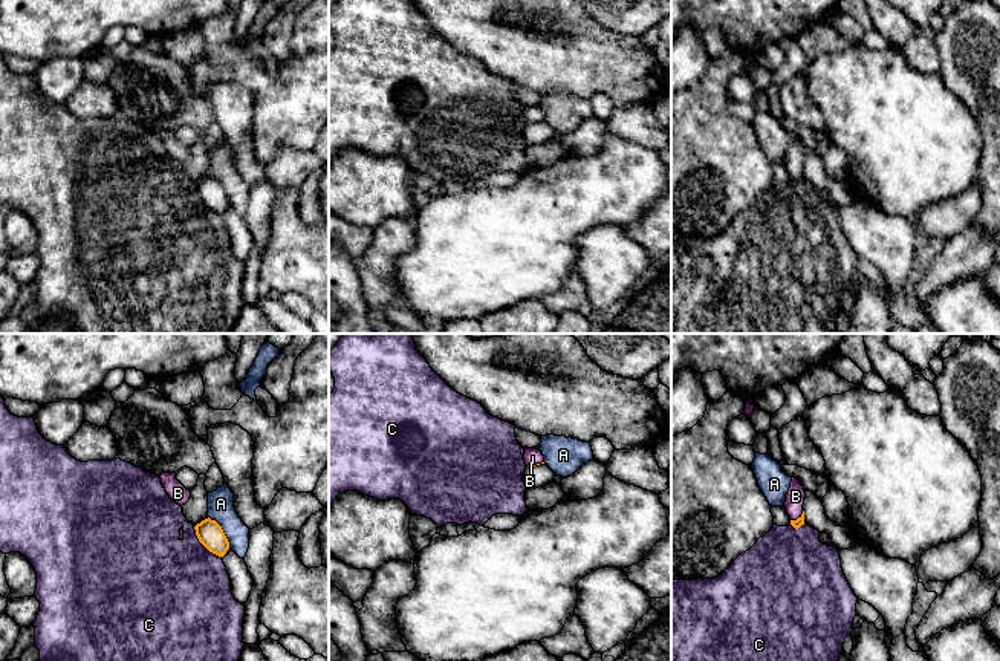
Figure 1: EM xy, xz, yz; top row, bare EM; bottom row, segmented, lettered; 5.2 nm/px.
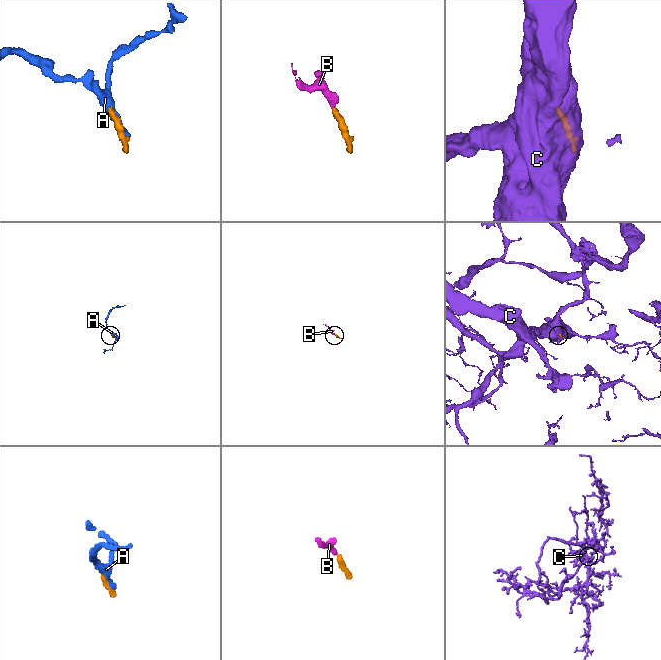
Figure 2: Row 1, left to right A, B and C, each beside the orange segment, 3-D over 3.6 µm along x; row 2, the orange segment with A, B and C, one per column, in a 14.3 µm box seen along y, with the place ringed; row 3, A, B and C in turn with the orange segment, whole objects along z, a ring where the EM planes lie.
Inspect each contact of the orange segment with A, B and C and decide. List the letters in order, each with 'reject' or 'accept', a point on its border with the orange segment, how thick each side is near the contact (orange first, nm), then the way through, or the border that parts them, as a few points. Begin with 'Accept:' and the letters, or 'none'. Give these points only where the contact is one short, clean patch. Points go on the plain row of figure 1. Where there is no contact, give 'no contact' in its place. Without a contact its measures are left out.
Accept: B
A: reject; contact xy (222, 188); calibres 140 and 140 nm
B: accept; contact yz (798, 175); calibres 50 and 100 nm; way yz (800, 178), (798, 175), (795, 153)
C: reject; contact xy (204, 202); calibres 140 and 480 nm

